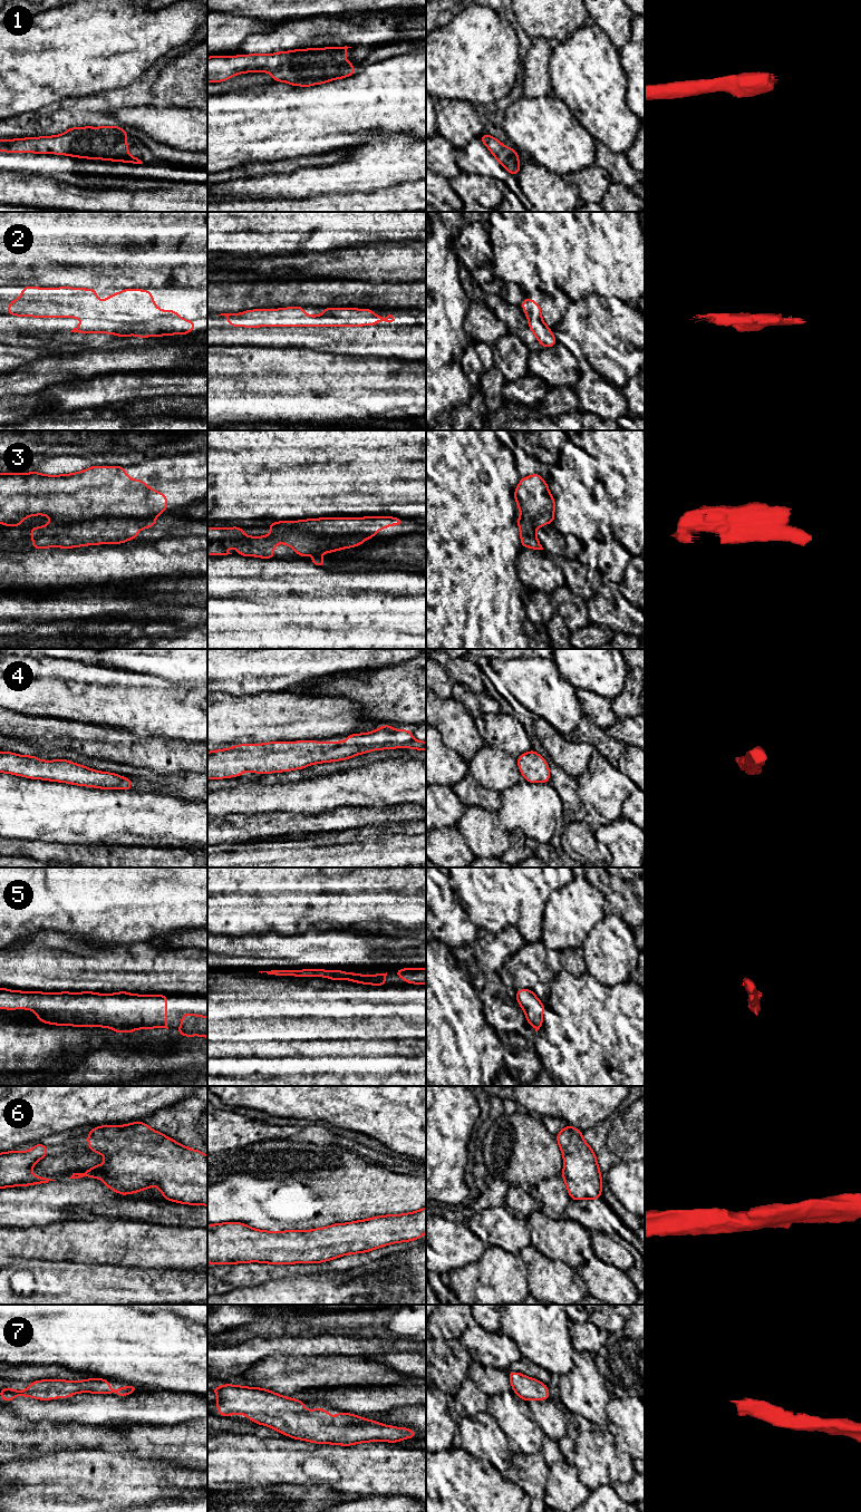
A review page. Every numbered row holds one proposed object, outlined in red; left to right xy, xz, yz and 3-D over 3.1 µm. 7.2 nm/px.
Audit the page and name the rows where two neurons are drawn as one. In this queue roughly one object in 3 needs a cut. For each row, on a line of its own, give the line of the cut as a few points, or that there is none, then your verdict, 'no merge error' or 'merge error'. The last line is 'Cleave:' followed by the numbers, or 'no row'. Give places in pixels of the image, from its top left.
1: no cut; no merge error
2: no cut; no merge error
3: cut in xy along (155, 514), (75, 522), (51, 519); merge error
4: no cut; no merge error
5: no cut; no merge error
6: no cut; no merge error
7: no cut; no merge error
Cleave: 3

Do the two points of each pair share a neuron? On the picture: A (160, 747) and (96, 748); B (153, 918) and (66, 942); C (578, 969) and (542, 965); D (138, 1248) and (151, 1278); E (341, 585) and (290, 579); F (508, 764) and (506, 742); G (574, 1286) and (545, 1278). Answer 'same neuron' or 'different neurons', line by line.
A: same neuron
B: different neurons
C: same neuron
D: different neurons
E: same neuron
F: different neurons
G: same neuron

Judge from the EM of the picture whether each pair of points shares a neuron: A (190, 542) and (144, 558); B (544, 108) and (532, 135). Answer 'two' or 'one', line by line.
A: one
B: one

